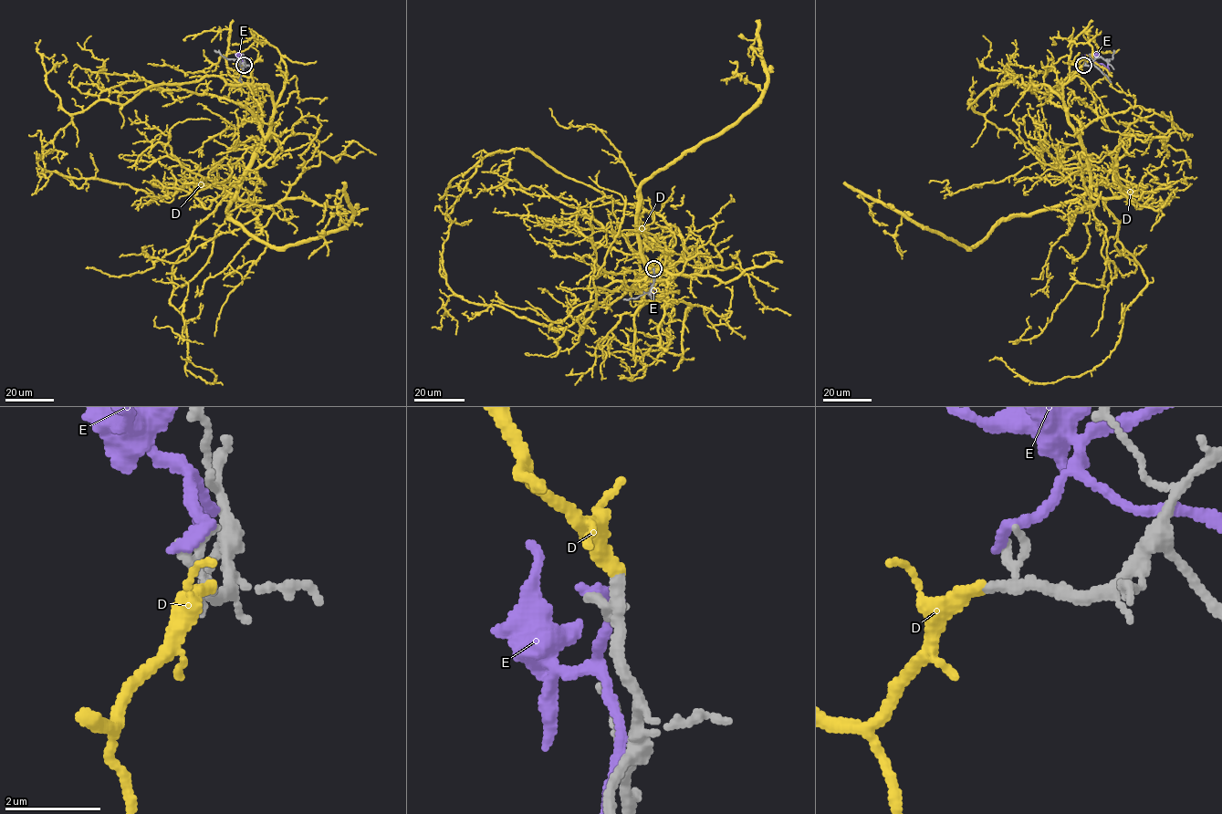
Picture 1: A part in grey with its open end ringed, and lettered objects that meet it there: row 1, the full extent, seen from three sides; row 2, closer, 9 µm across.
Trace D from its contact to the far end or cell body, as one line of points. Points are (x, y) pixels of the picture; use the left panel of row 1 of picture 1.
D: (244, 65), (233, 77), (271, 94), (272, 127), (239, 188), (172, 267), (184, 368), (214, 383), (191, 360)

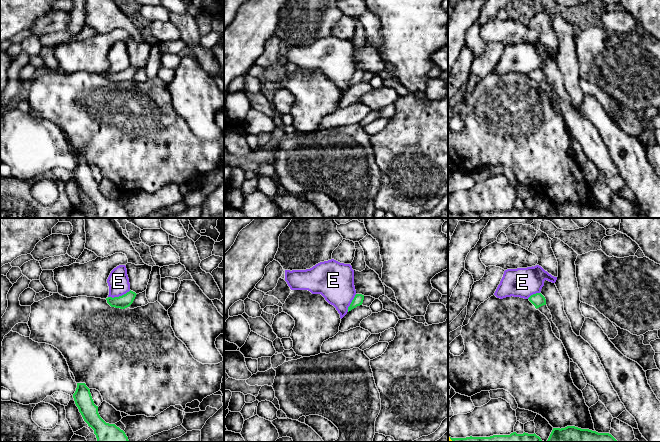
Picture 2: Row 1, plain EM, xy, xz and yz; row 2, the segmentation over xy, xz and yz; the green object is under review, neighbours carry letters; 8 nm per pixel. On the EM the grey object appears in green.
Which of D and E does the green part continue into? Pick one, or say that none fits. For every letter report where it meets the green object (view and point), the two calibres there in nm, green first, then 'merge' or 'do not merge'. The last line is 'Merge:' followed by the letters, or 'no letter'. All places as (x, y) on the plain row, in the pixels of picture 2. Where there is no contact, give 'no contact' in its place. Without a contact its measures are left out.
D: contact yz (451, 215); calibres 80 and 60 nm; merge
E: contact xy (119, 72); calibres 110 and 170 nm; do not merge
Merge: D

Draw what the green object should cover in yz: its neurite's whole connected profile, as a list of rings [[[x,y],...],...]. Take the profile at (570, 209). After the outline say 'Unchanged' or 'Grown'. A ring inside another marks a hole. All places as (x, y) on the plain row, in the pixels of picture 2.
[[[575,202],[553,204],[546,218],[618,218],[609,209],[598,209]]]. Unchanged

